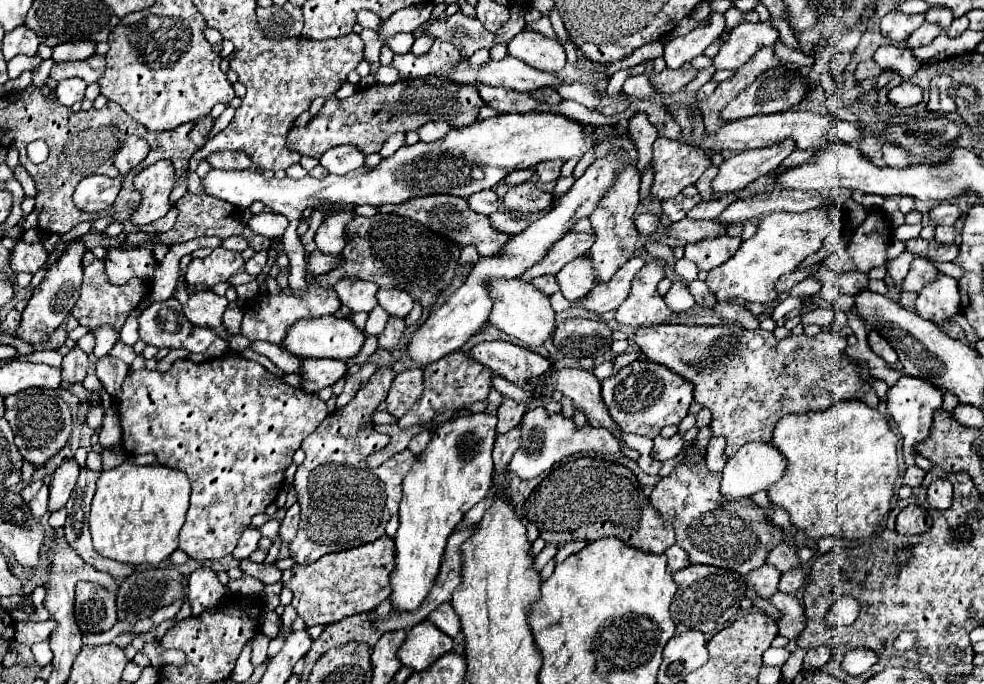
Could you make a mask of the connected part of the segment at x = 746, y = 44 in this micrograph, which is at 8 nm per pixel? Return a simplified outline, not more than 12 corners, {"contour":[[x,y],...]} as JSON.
{"contour":[[741,23],[713,57],[715,69],[737,71],[757,49],[771,47],[779,31]]}

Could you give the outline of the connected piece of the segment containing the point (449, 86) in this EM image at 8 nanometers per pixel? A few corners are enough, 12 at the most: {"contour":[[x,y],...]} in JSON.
{"contour":[[445,77],[329,97],[287,147],[321,157],[349,143],[377,153],[429,121],[467,127],[483,101]]}

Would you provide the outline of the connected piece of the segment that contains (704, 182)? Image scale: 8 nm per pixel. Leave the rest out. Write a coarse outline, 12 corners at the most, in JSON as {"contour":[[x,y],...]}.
{"contour":[[709,167],[697,181],[701,201],[711,197],[711,179],[717,167]]}

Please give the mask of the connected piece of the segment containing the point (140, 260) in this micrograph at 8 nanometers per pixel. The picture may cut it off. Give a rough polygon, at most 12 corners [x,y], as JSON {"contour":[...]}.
{"contour":[[111,247],[105,271],[113,285],[133,277],[153,283],[157,261],[149,247]]}

